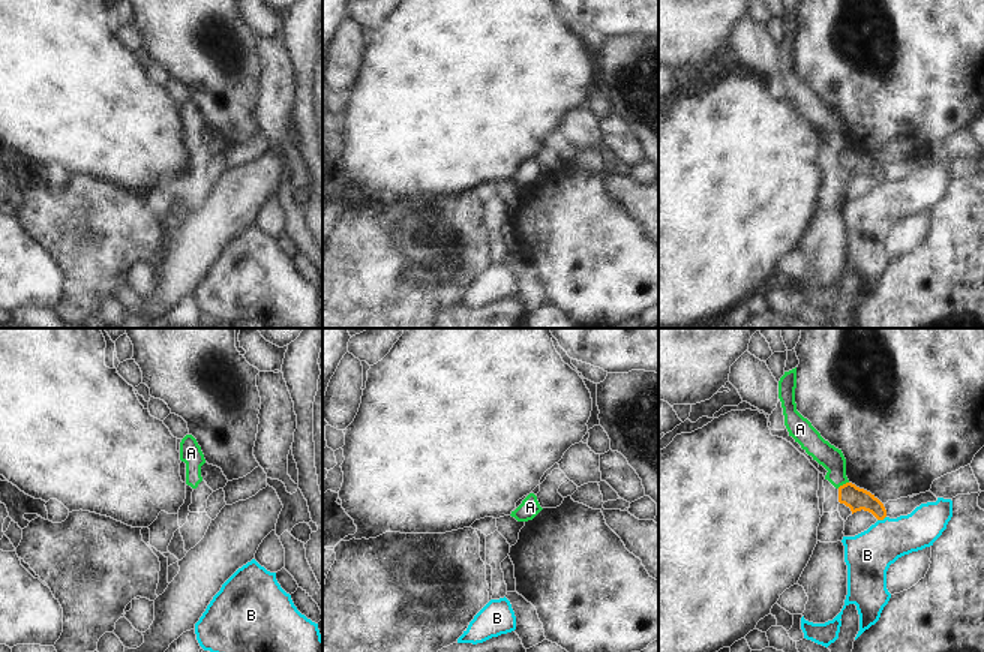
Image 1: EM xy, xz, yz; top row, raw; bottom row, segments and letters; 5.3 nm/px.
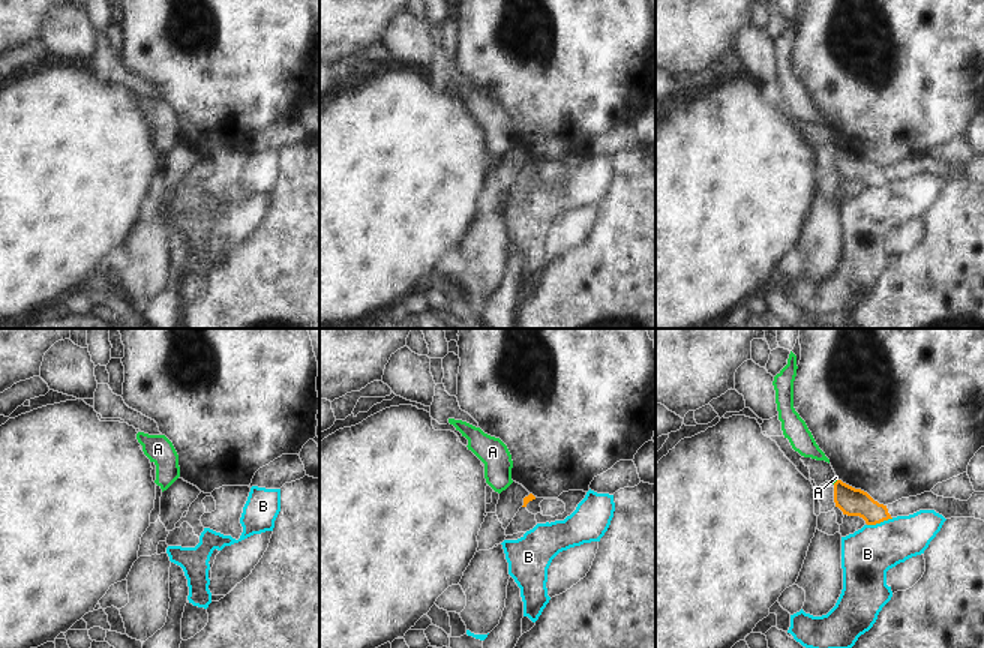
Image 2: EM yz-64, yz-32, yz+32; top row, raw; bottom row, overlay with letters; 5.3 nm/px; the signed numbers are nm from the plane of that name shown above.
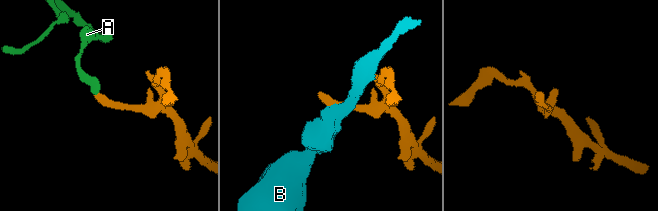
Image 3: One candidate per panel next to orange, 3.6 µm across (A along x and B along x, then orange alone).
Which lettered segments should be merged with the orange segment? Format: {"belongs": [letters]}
{"belongs": []}

